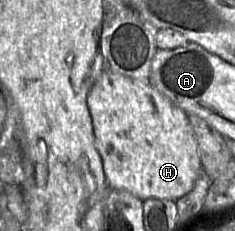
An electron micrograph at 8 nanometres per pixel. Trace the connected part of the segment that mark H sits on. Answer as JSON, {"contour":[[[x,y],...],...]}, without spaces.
{"contour":[[[105,69],[90,89],[87,96],[87,105],[93,124],[95,147],[101,156],[103,171],[110,188],[129,192],[142,201],[148,198],[176,201],[193,189],[195,181],[202,171],[202,164],[198,151],[198,144],[188,119],[188,114],[153,87],[149,83],[149,79],[148,81],[136,80],[123,74]]]}

